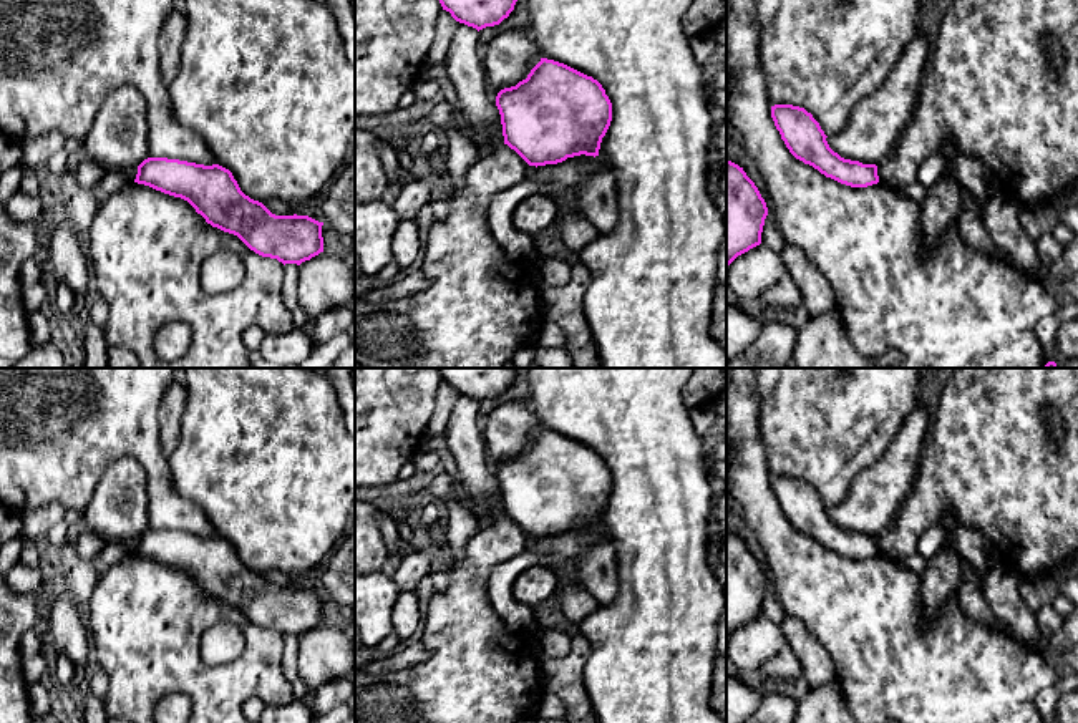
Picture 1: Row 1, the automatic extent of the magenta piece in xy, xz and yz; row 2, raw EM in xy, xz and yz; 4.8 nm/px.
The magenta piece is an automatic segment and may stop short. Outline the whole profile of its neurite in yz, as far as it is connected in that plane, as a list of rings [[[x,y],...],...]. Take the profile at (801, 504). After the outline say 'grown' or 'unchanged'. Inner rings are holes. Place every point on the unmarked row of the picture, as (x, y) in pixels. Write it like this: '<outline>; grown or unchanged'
[[[775,476],[771,489],[789,524],[826,549],[851,559],[867,559],[879,554],[877,537],[844,531],[834,524],[819,494],[804,479]]]; unchanged

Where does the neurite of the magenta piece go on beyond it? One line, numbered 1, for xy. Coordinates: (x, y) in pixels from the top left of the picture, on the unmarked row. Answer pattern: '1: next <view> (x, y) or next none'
1: next none

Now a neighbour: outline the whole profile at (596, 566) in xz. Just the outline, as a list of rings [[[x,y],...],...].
[[[597,541],[571,559],[582,587],[600,604],[610,604],[619,589],[617,554],[612,541]]]

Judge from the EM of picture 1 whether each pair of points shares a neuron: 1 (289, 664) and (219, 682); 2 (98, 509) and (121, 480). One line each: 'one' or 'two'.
1: two
2: one

